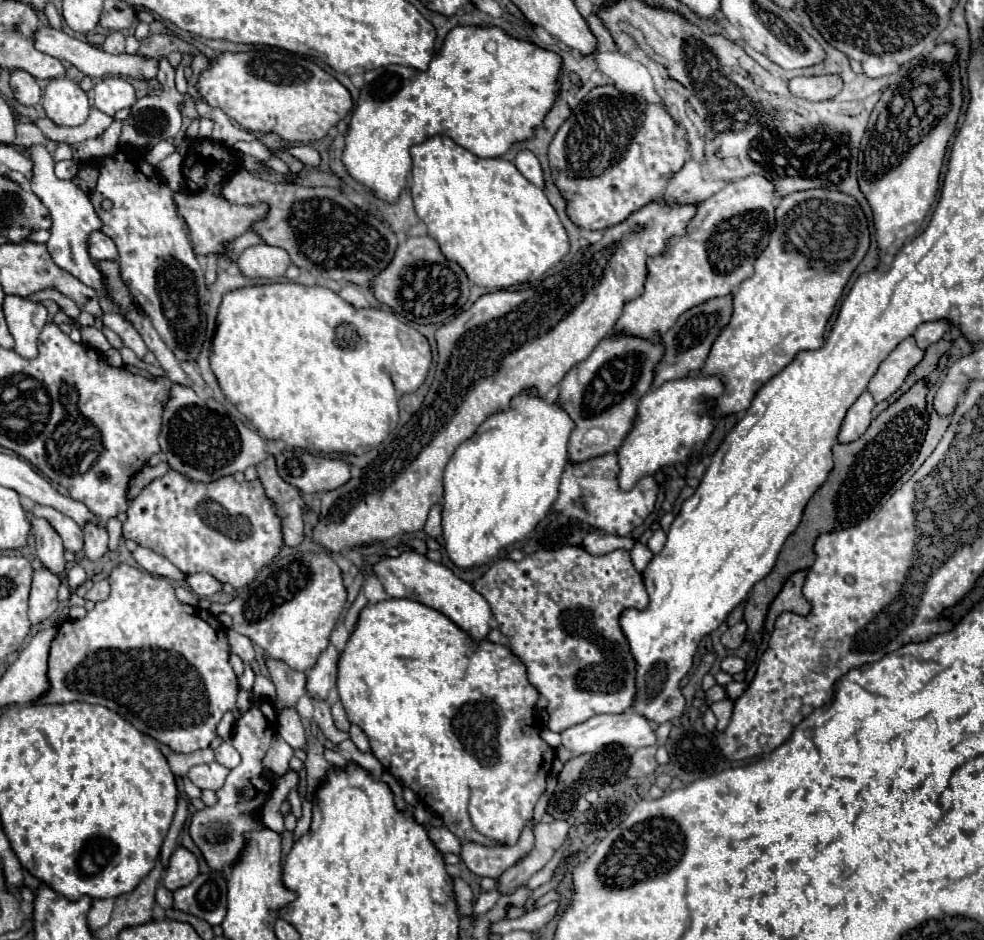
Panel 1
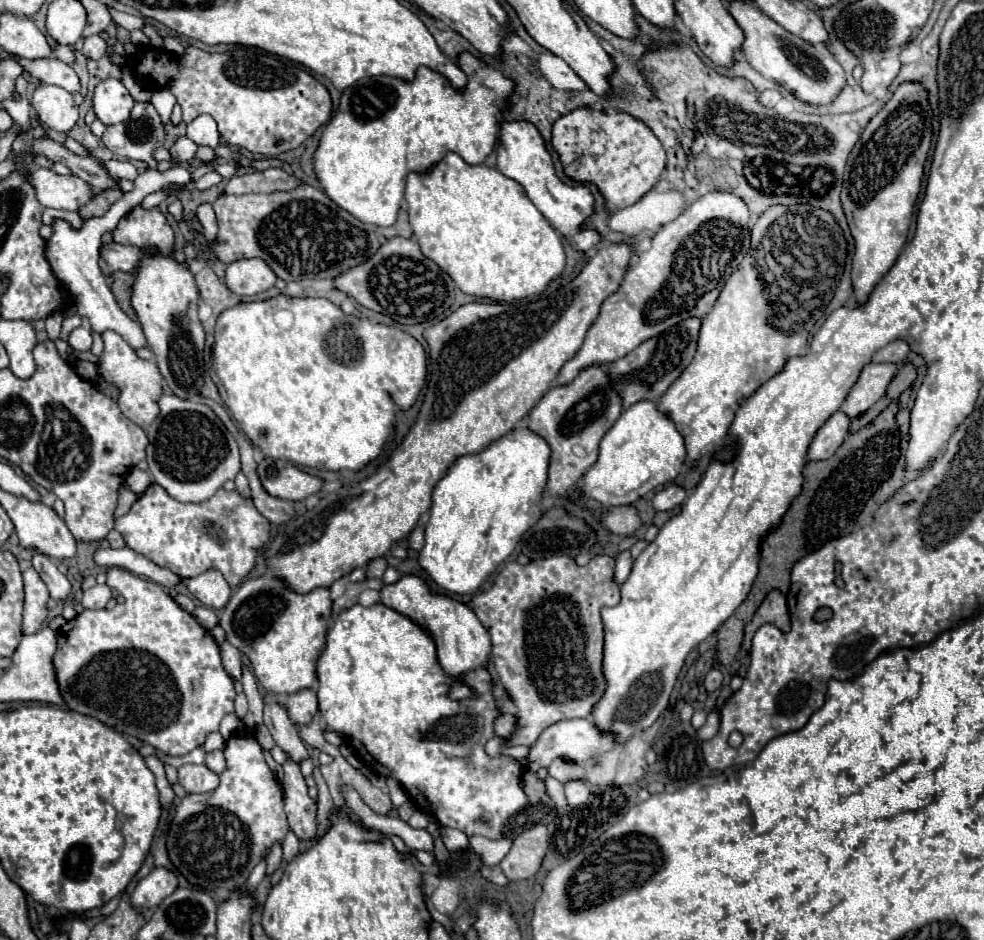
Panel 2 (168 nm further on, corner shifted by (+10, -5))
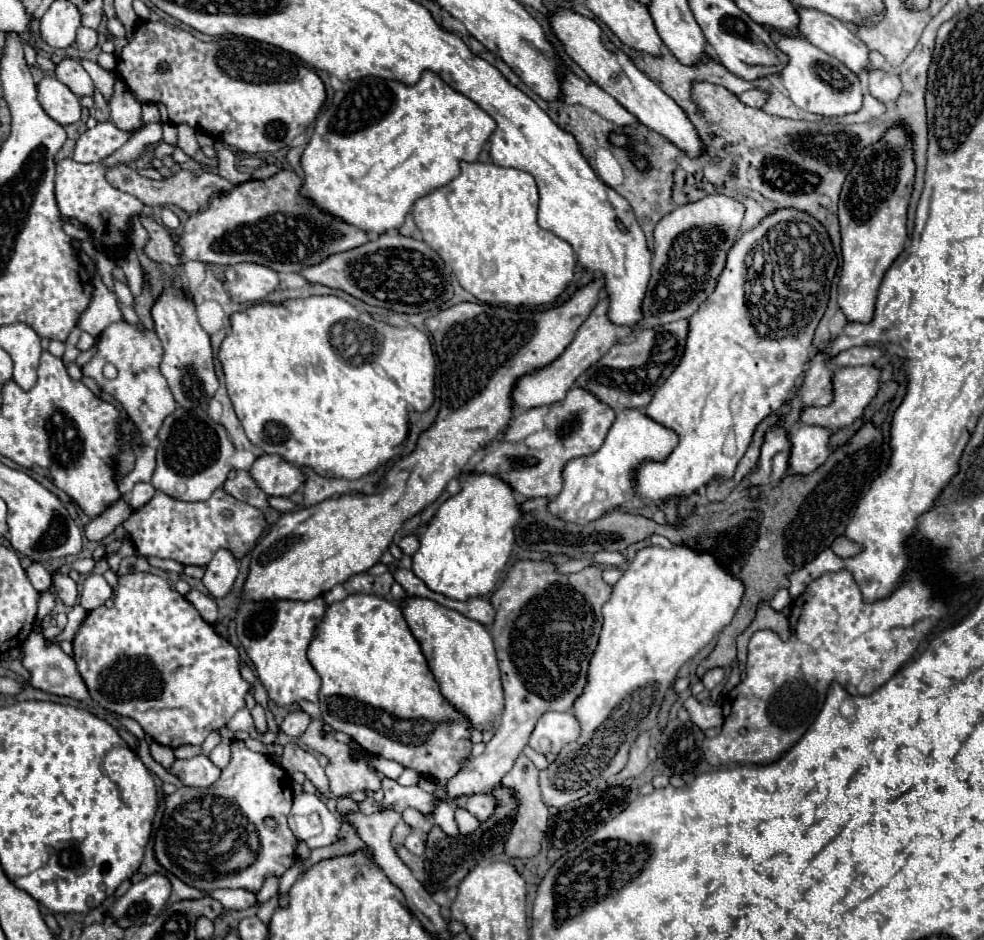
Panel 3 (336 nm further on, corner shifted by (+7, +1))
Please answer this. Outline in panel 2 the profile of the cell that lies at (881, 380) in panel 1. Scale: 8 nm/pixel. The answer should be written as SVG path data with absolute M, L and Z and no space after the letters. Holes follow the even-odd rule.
M872 362L866 364L860 372L860 378L850 388L840 410L848 418L856 418L864 414L874 402L878 402L884 396L886 386L890 384L896 370L898 370L896 364L872 364Z

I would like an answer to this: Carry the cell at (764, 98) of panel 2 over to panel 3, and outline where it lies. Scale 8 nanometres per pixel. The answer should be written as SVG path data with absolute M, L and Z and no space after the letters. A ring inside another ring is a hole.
M753 88L753 90L747 90L743 94L739 94L739 100L745 102L747 106L755 106L755 108L763 108L769 100L769 94L765 90L759 90L759 88Z

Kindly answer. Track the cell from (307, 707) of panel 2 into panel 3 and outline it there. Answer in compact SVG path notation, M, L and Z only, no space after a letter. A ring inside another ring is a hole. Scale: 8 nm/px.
M303 710L289 712L281 724L281 730L291 738L299 738L307 730L309 722L311 722L311 716L307 712L303 712Z

